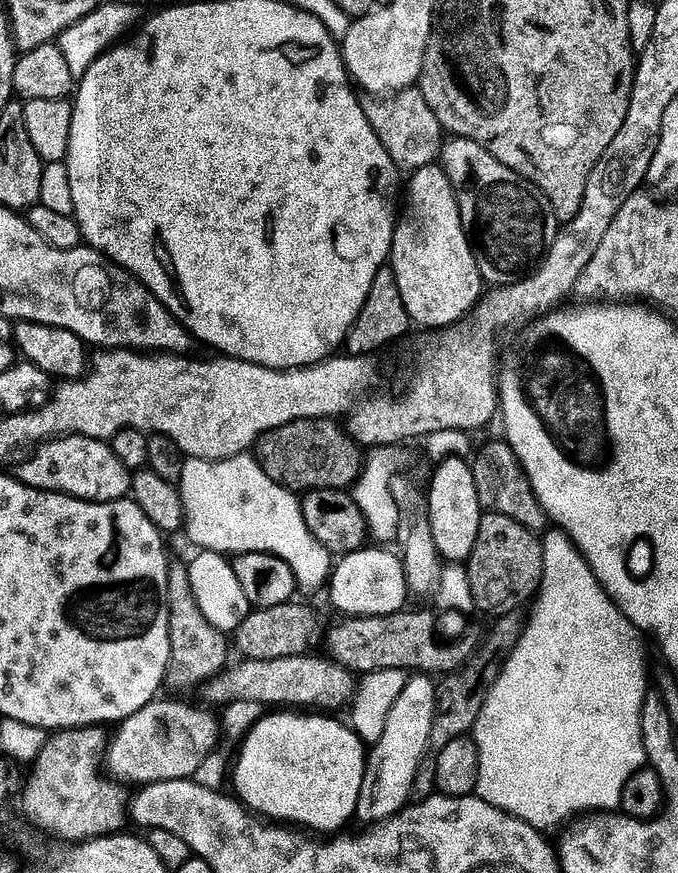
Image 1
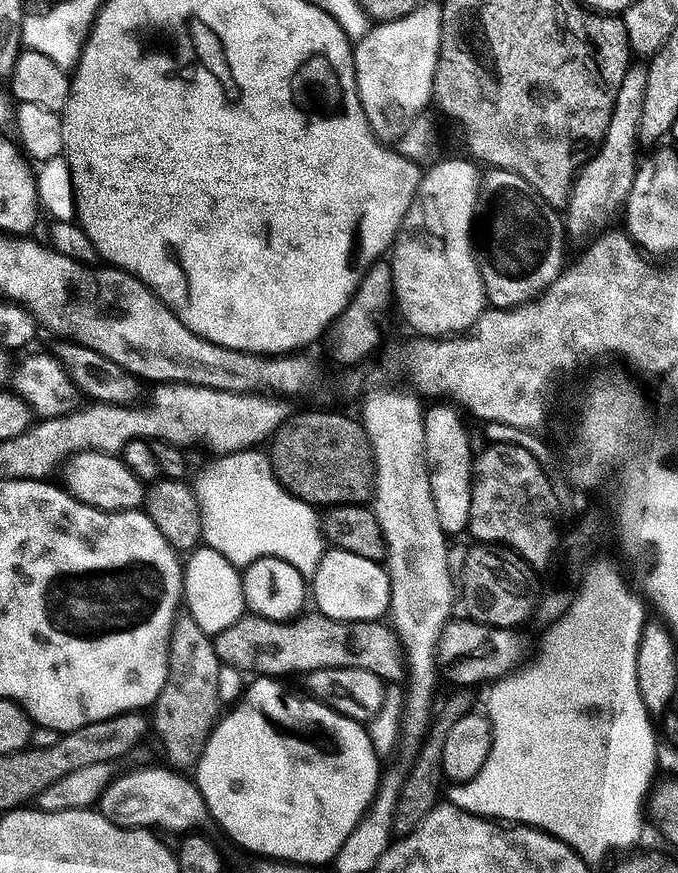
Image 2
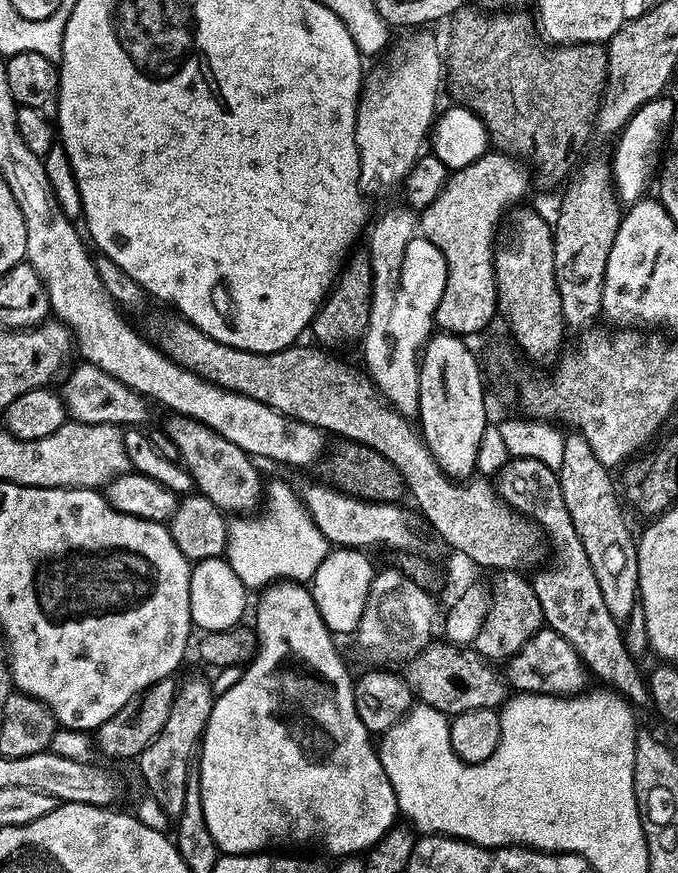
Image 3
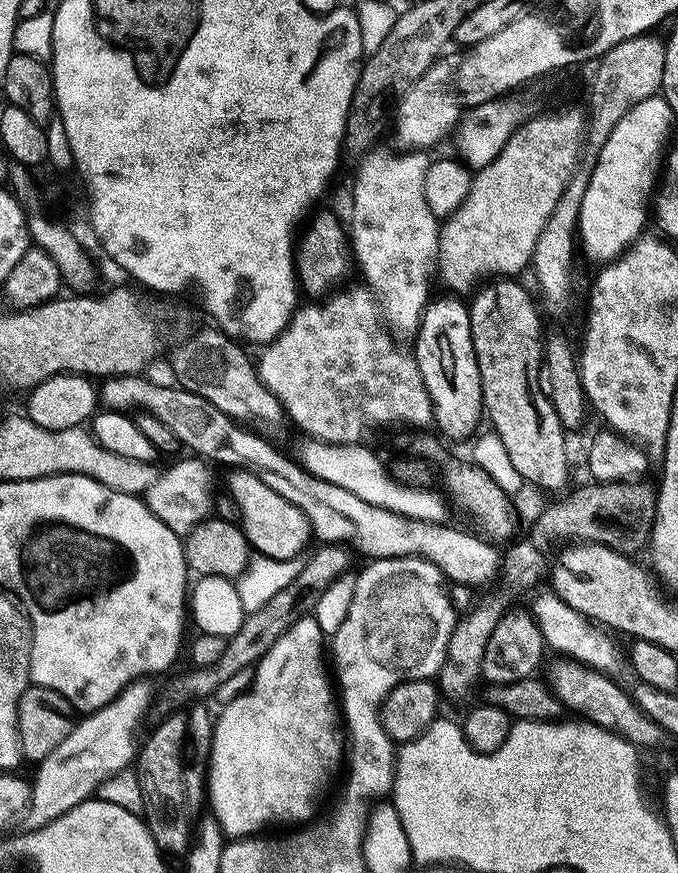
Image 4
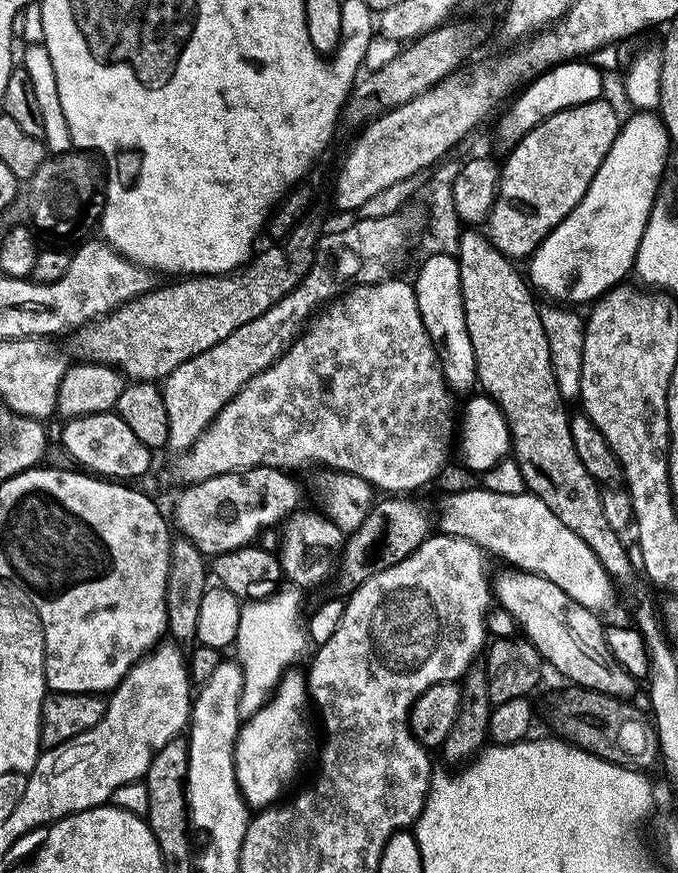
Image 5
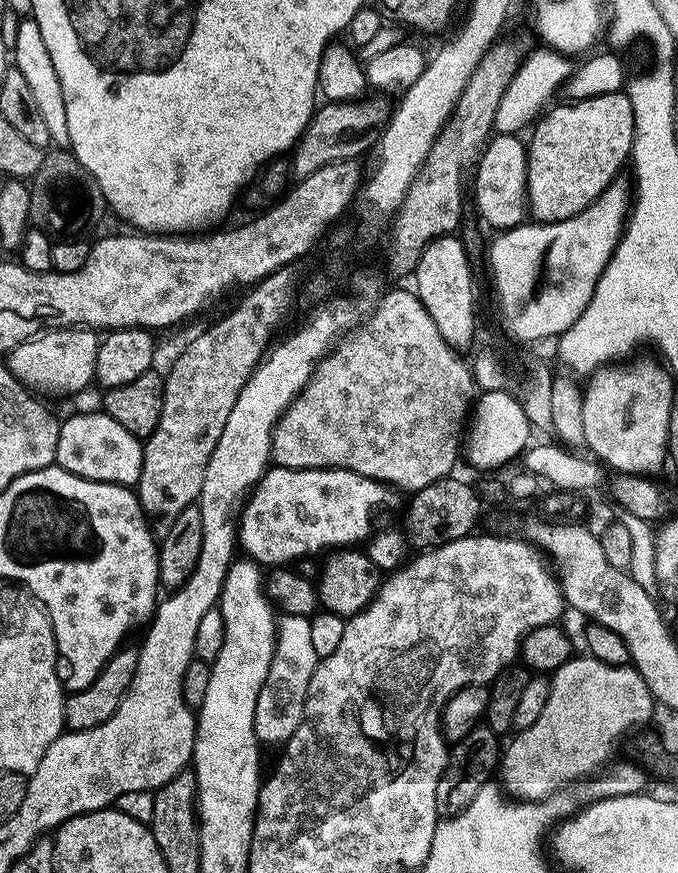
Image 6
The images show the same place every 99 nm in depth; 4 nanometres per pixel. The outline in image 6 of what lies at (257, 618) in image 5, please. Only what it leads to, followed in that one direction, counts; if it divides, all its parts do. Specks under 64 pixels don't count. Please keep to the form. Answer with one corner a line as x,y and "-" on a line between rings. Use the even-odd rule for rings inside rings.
284,616
278,624
276,657
268,675
266,686
258,698
256,711
256,737
261,745
287,745
290,738
302,726
306,702
310,694
310,682
316,673
321,657
316,653
317,633
312,633
313,621
307,616

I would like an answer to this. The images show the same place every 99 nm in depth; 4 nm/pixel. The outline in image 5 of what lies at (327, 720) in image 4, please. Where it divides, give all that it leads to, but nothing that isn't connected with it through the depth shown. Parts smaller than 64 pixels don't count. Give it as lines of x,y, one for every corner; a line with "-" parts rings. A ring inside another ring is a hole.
300,670
288,671
276,689
275,696
268,701
266,707
254,714
241,727
240,736
236,739
236,782
245,803
252,810
267,810
277,803
276,800
284,792
284,787
296,776
296,771
304,764
304,759
312,752
312,728
308,725
308,716
304,707
309,707
310,693
308,677

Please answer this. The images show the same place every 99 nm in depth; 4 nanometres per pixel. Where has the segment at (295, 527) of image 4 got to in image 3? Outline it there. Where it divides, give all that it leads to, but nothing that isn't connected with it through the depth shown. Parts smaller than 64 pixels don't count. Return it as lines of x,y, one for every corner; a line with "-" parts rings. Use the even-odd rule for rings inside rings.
173,413
168,418
162,424
162,431
178,448
181,463
193,476
199,495
230,516
248,516
255,513
263,503
265,492
253,457
189,417

